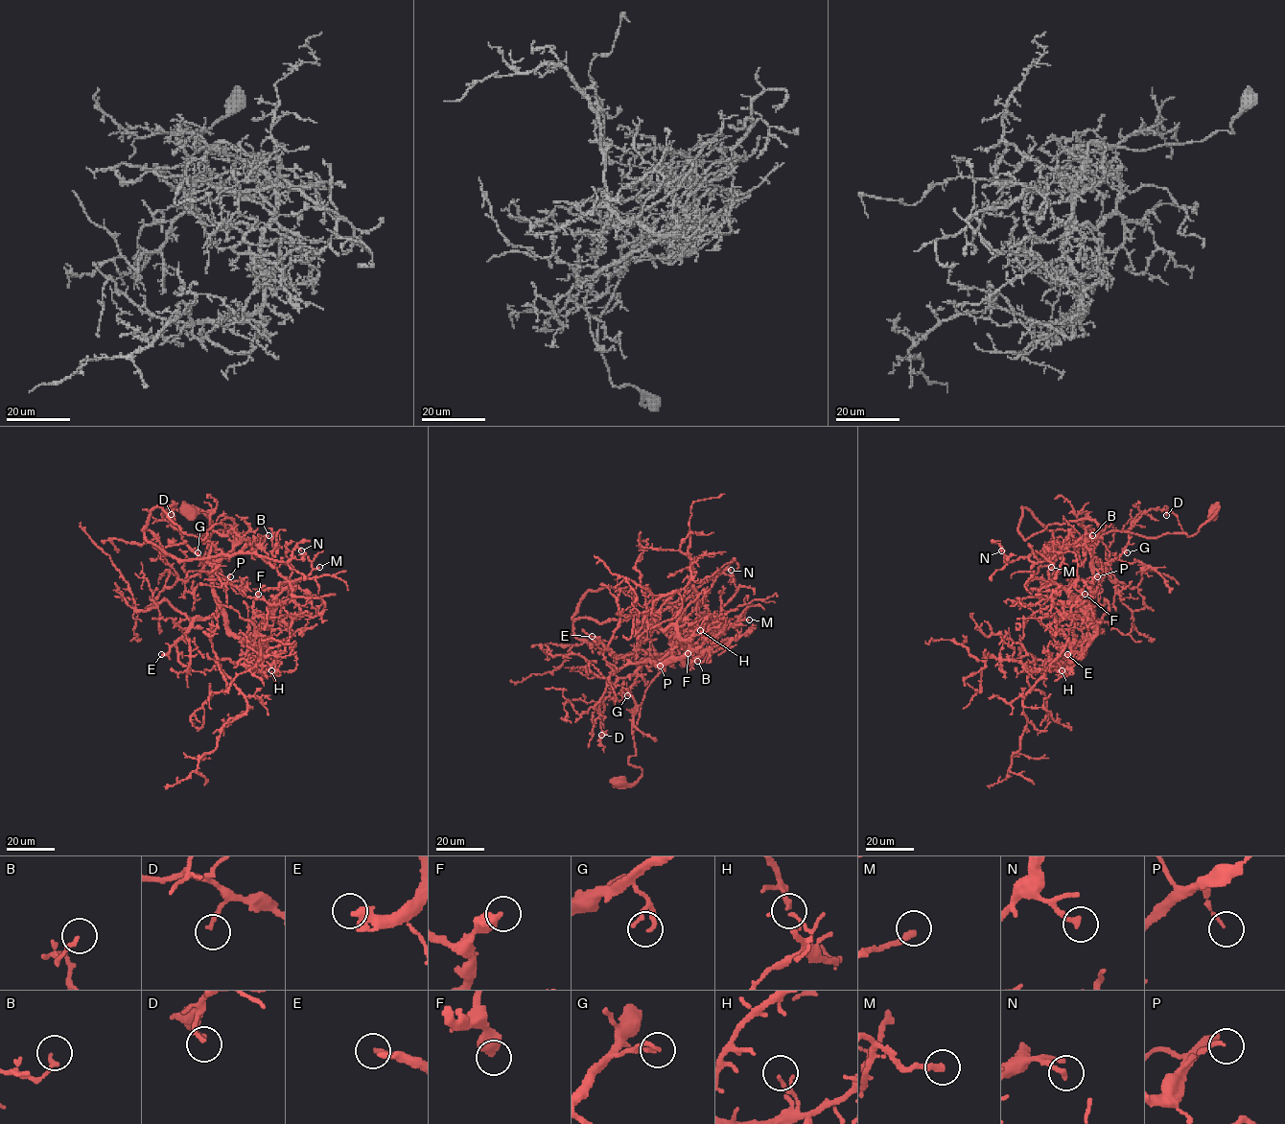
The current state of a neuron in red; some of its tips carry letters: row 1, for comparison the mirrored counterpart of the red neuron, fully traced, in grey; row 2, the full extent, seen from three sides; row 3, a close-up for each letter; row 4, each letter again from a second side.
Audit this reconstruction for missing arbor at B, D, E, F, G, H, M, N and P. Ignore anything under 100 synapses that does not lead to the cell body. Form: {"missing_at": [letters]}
{"missing_at": ["E"]}

